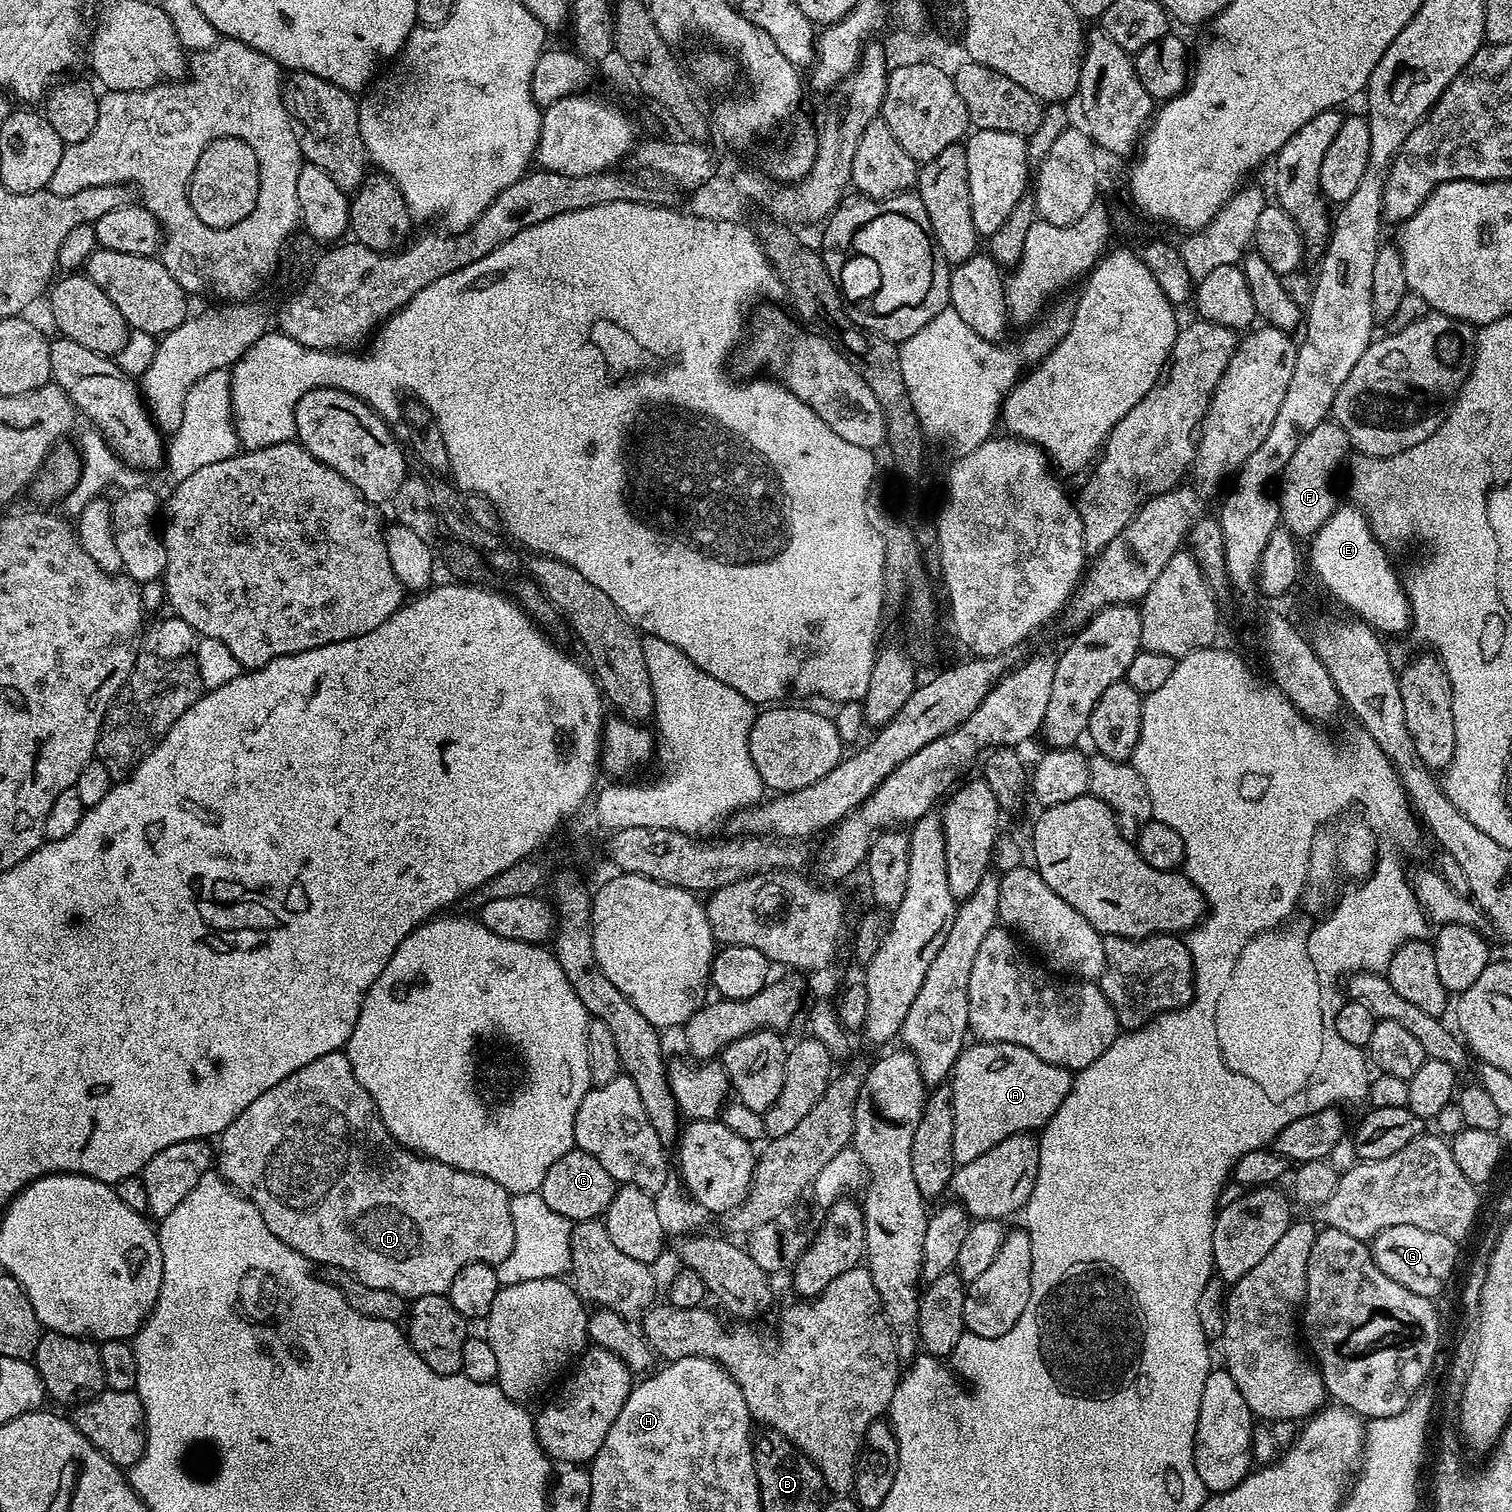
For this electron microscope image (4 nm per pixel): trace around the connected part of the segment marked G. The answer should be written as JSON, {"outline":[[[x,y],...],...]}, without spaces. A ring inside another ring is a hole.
{"outline":[[[1408,1225],[1390,1226],[1370,1241],[1372,1257],[1382,1274],[1406,1286],[1406,1290],[1414,1290],[1414,1294],[1429,1298],[1436,1298],[1447,1286],[1456,1268],[1456,1246],[1457,1241],[1446,1234],[1427,1232]]]}

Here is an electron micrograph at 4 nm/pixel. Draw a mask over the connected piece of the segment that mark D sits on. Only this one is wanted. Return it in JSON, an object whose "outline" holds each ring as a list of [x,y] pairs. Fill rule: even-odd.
{"outline":[[[343,1051],[322,1054],[322,1058],[314,1058],[302,1070],[294,1070],[290,1078],[282,1078],[278,1086],[266,1090],[226,1130],[218,1137],[218,1172],[225,1184],[236,1189],[241,1196],[245,1196],[250,1203],[262,1214],[262,1222],[270,1226],[270,1234],[286,1246],[290,1246],[298,1254],[302,1254],[316,1266],[340,1268],[348,1272],[358,1282],[378,1290],[390,1290],[394,1294],[407,1298],[409,1301],[417,1300],[420,1296],[442,1296],[447,1293],[450,1282],[454,1282],[454,1274],[462,1270],[467,1264],[490,1264],[497,1266],[509,1257],[514,1247],[514,1223],[510,1216],[510,1193],[498,1182],[486,1178],[482,1174],[474,1174],[466,1170],[458,1170],[454,1166],[446,1166],[428,1156],[422,1156],[403,1148],[393,1140],[386,1130],[384,1123],[376,1112],[370,1094],[354,1078],[354,1070],[350,1066],[347,1055]]]}

